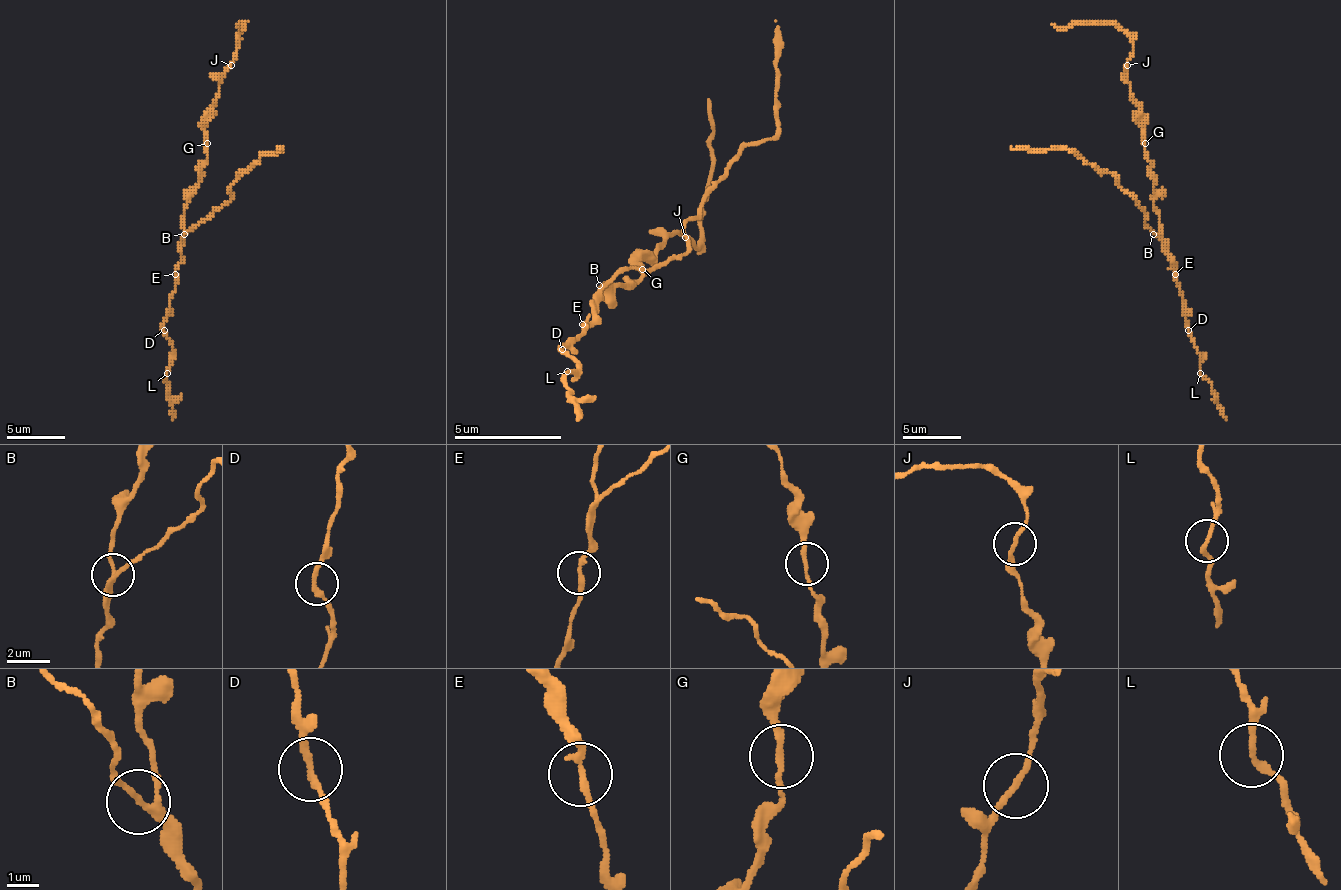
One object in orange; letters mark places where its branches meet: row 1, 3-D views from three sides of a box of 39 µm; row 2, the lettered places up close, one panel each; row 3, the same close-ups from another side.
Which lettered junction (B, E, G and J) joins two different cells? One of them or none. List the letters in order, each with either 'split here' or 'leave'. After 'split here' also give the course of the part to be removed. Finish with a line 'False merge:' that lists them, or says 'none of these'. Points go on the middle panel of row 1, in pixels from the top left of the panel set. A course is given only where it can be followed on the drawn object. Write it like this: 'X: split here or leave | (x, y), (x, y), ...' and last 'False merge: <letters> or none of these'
B: leave
E: leave
G: leave
J: leave
False merge: none of these

